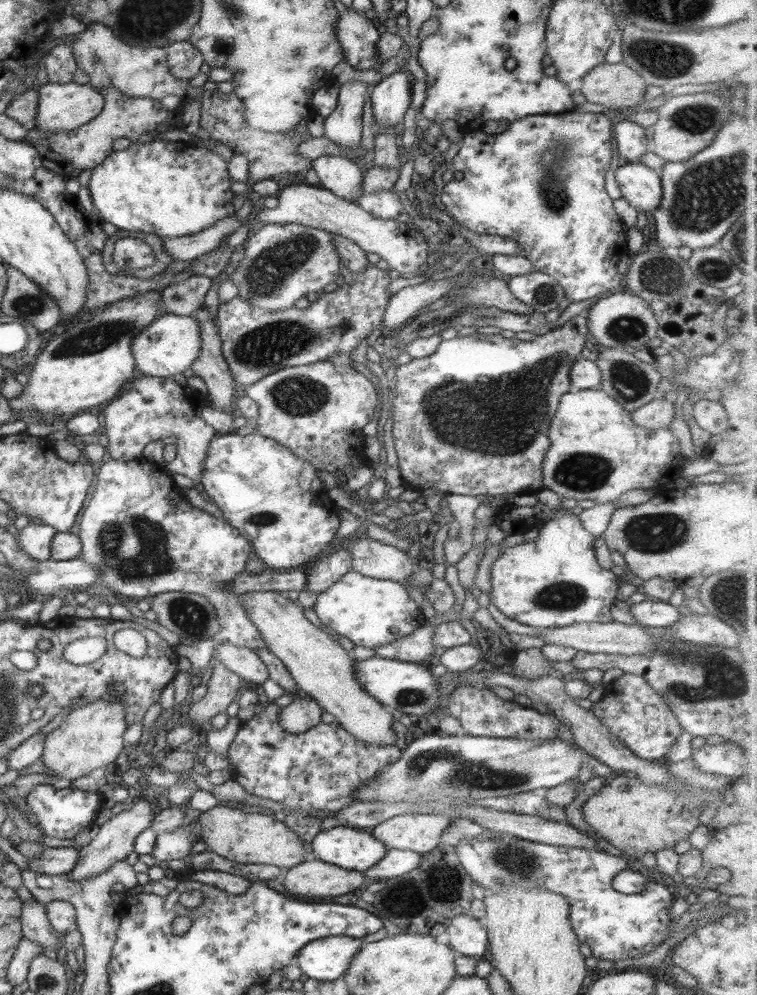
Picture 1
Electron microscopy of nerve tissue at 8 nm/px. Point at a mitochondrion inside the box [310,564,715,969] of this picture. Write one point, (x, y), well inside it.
(458, 770)

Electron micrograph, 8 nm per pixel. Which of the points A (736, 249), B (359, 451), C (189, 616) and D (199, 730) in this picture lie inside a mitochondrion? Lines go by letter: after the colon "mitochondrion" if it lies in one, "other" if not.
A: mitochondrion
B: other
C: mitochondrion
D: other

